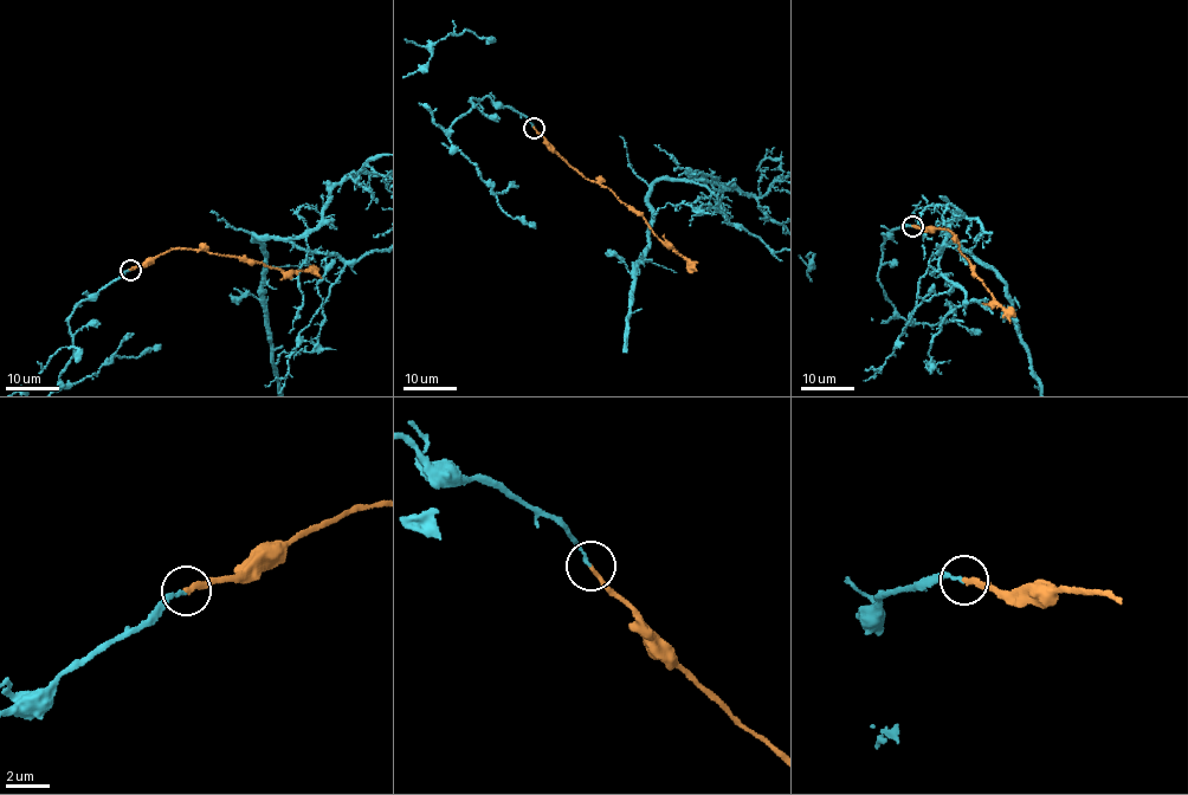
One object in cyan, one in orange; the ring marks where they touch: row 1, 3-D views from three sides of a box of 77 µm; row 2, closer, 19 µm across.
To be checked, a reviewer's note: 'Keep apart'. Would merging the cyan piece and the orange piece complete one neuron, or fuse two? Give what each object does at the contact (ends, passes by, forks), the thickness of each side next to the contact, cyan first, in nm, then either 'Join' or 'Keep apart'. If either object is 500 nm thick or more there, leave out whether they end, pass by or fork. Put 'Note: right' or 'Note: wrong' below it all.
At the ring cyan ends. At the ring orange ends. Thickness 140 nm (cyan) against 200 nm. Join
Note: wrong

